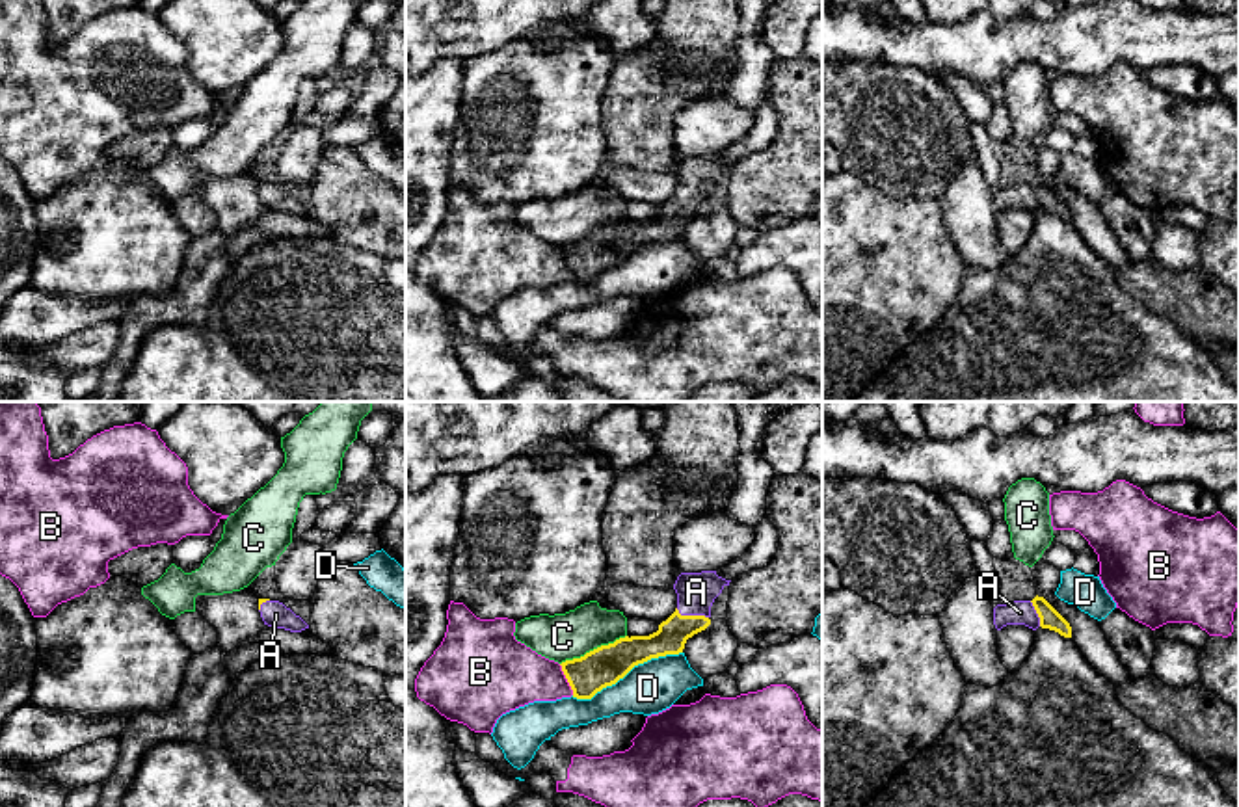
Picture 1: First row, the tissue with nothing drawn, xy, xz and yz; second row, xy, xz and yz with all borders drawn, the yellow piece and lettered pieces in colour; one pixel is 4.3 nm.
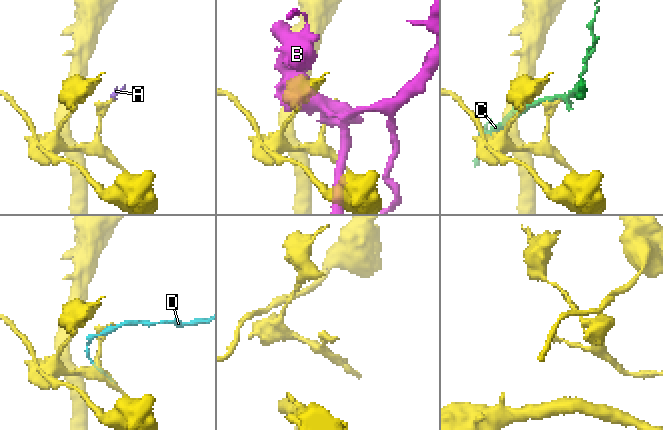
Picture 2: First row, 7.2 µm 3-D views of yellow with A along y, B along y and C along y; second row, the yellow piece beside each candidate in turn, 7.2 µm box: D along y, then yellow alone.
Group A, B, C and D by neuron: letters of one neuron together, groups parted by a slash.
A / B / C / D

